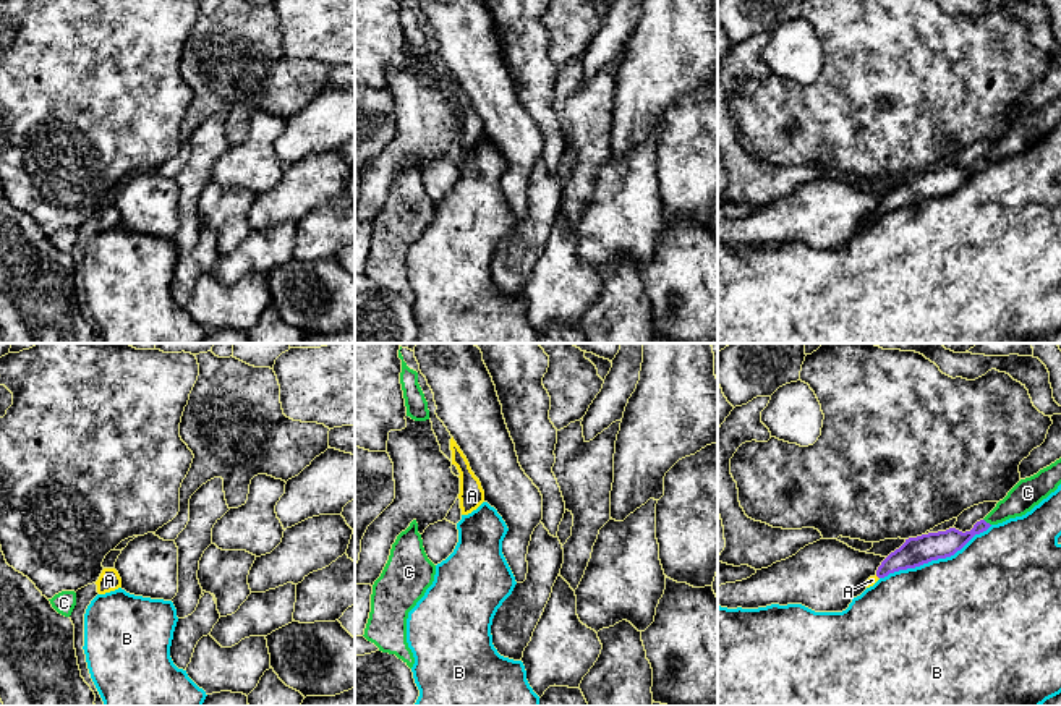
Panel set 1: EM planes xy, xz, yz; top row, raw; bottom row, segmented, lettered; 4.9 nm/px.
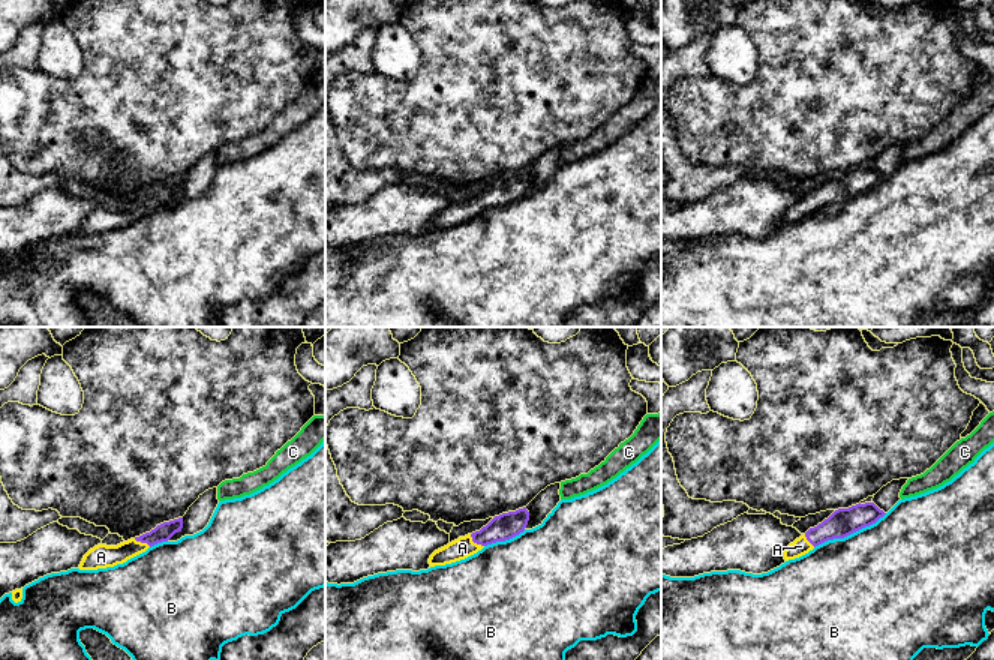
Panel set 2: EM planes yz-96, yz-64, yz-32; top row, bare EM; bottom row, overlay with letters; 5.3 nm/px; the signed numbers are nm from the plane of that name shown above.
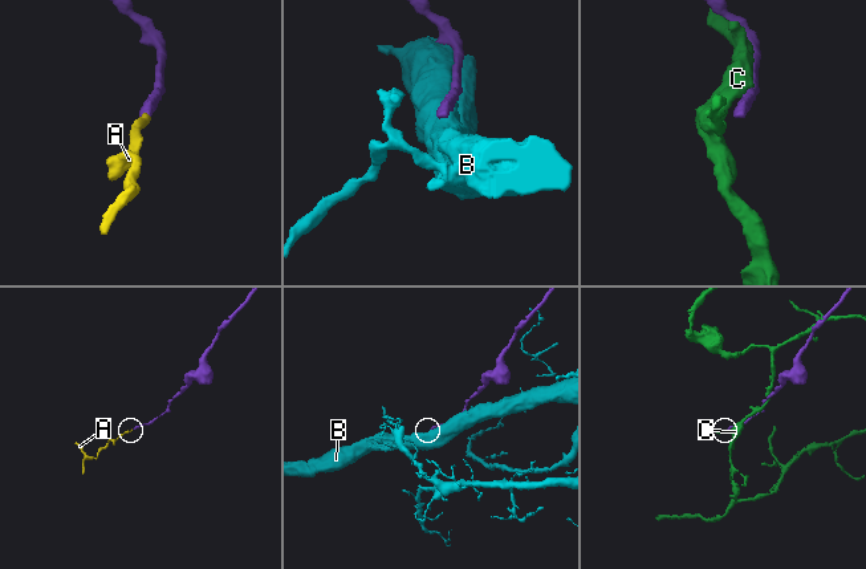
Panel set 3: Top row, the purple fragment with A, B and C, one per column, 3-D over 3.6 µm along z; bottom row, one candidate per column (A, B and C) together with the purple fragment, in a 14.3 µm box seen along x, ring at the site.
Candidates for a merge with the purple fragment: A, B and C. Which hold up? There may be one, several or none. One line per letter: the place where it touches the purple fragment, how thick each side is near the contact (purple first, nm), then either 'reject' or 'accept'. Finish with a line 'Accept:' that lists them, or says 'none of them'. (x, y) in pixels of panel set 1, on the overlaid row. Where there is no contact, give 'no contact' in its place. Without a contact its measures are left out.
A: no contact | accept
B: yz (935, 559) | 140/500 nm | reject
C: yz (985, 522) | 140/150 nm | reject
Accept: A

